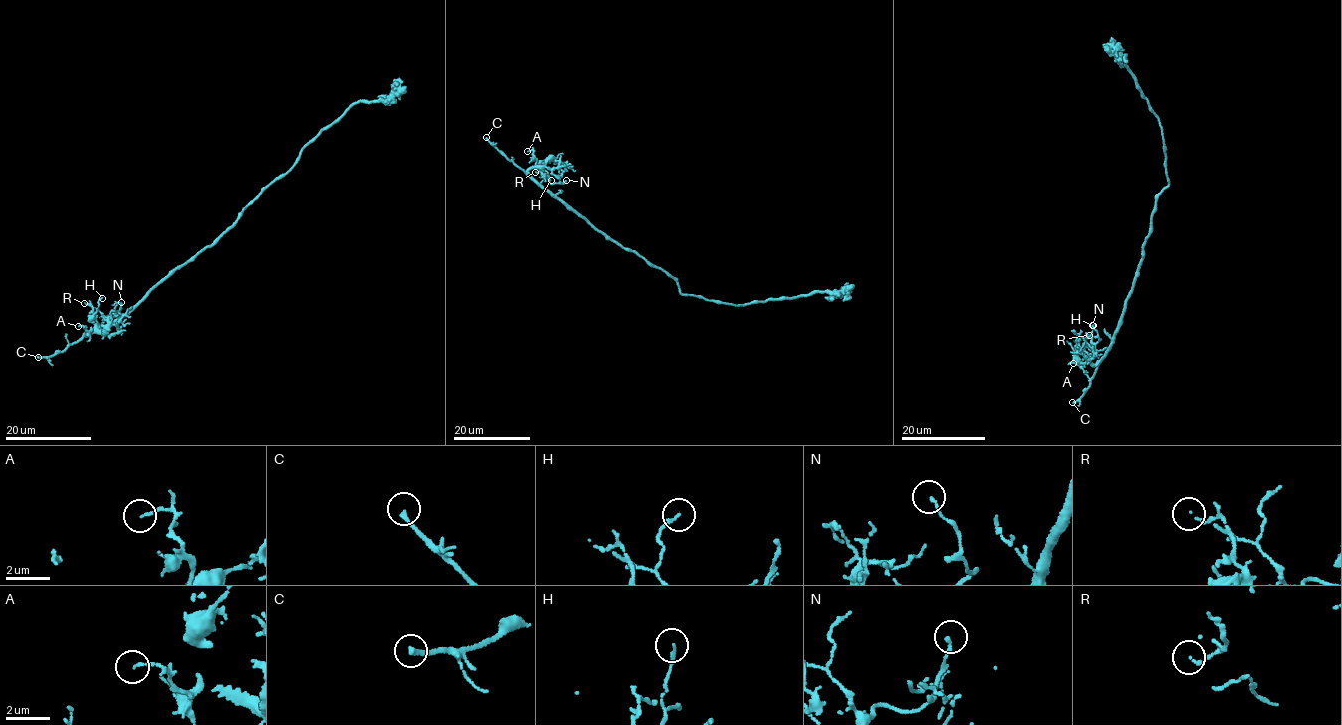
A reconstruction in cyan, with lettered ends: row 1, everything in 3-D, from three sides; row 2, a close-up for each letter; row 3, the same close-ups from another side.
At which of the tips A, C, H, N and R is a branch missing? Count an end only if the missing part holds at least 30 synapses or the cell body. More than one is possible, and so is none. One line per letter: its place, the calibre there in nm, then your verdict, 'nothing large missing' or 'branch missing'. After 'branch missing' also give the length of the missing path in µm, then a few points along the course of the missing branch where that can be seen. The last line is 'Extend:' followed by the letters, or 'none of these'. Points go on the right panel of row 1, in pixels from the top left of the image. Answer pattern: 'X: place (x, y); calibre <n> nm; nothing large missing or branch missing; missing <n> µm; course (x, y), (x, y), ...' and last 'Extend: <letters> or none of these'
A: place (1073, 363); calibre 100 nm; nothing large missing
C: place (1072, 402); calibre 200 nm; branch missing; missing 30 µm; course (1072, 402), (1081, 428), (1092, 441)
H: place (1093, 325); calibre 130 nm; nothing large missing
N: place (1092, 325); calibre 150 nm; nothing large missing
R: place (1089, 335); calibre 130 nm; nothing large missing
Extend: C

